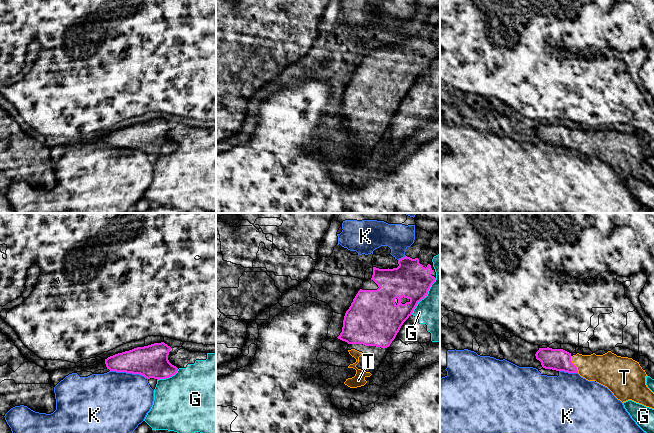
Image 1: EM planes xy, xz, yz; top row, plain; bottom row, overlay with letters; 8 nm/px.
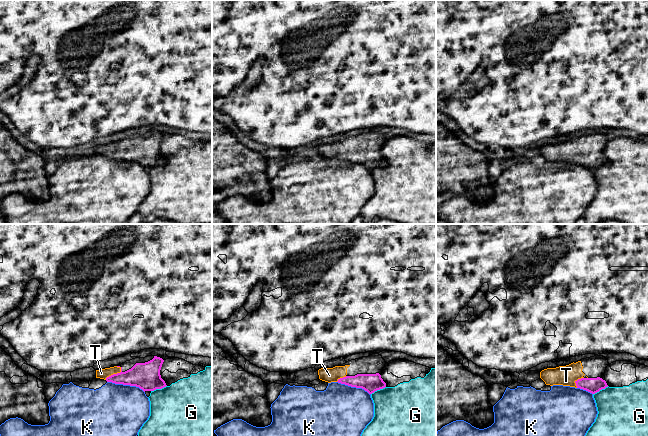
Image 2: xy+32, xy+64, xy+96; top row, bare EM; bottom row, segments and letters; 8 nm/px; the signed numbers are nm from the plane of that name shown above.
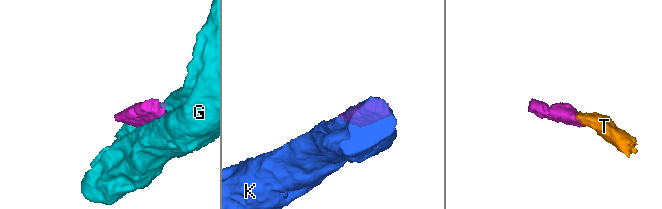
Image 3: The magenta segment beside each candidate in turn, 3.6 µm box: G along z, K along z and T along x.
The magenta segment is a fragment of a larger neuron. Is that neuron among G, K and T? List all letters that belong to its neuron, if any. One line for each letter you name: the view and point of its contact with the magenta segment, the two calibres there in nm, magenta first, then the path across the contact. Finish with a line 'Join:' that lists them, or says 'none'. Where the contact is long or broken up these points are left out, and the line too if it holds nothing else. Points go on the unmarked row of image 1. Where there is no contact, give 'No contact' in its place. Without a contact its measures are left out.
T: Touches magenta at yz (573, 140). Thickness 180 nm (magenta) against 240 nm. Path across: yz (556, 135), (573, 140), (583, 140), (603, 145)
Join: T

